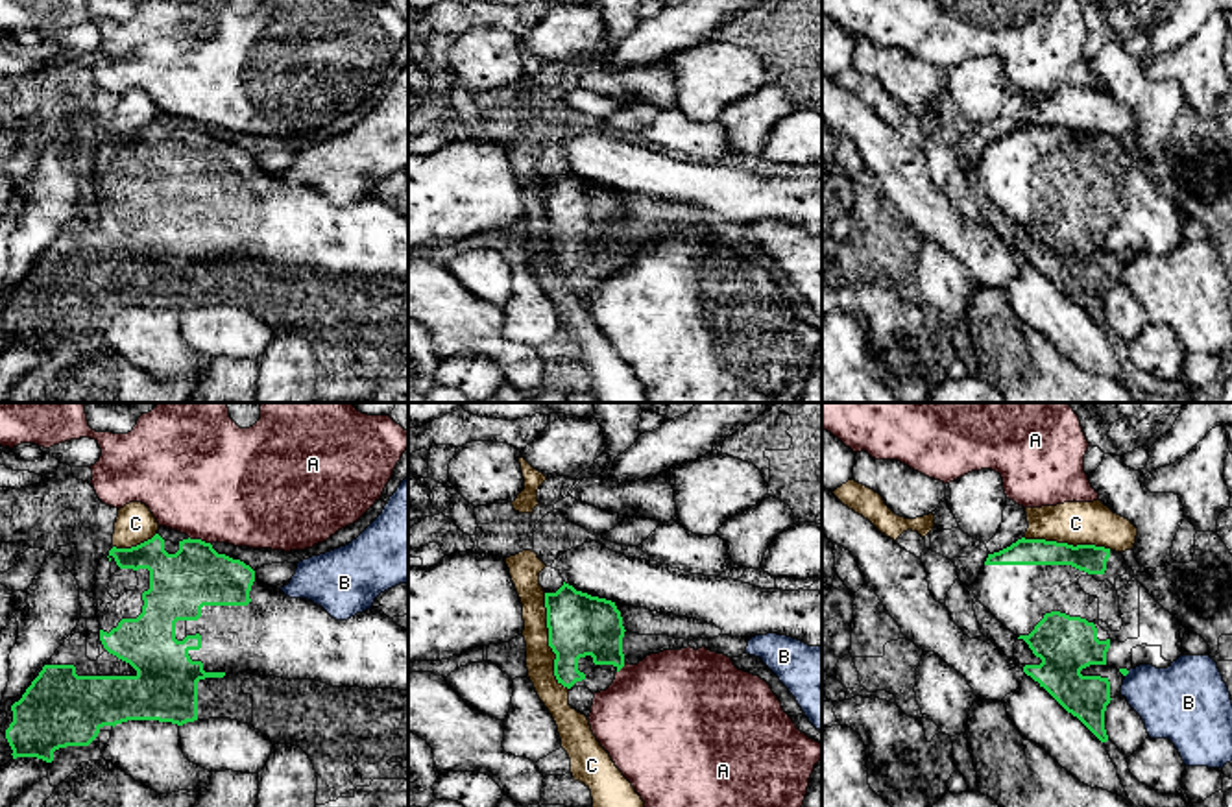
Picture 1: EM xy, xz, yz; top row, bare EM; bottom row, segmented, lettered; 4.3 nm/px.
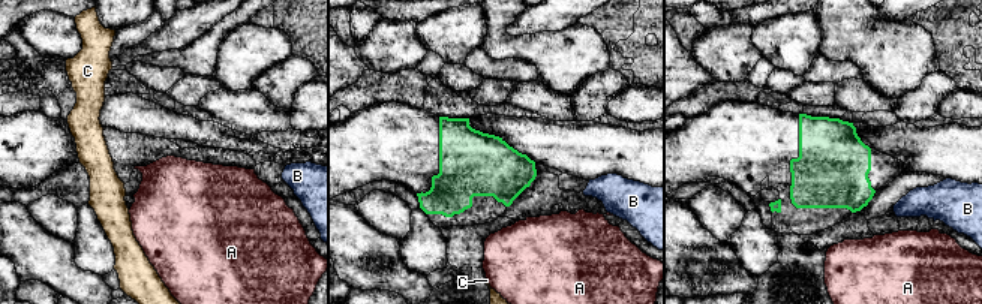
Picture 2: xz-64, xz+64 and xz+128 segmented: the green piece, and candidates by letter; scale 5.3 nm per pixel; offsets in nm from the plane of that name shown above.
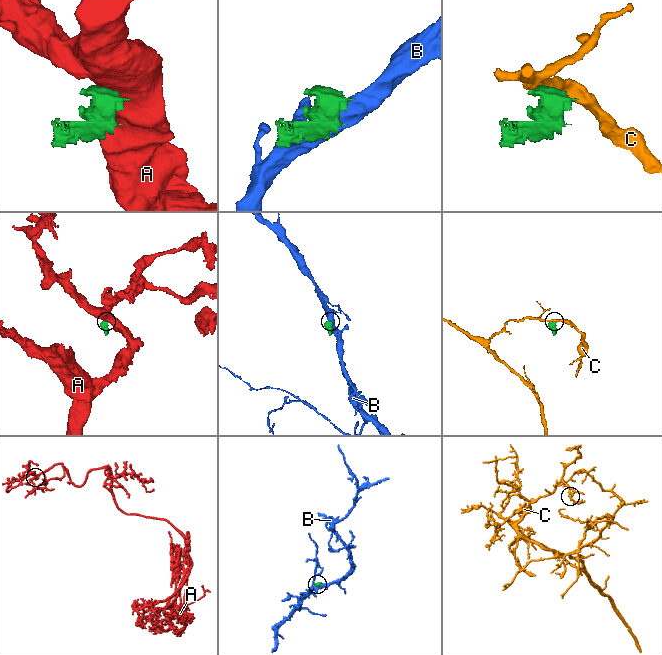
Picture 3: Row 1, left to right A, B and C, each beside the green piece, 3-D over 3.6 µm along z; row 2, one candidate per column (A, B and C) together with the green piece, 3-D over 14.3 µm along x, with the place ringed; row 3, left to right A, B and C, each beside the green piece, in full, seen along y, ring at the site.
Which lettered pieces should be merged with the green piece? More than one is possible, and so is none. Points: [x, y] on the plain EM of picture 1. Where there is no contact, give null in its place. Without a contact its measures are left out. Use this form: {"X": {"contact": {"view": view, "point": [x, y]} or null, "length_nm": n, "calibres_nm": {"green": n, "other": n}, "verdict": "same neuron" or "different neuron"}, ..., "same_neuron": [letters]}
{"A": {"contact": {"view": "xy", "point": [200, 126]}, "length_nm": 100, "calibres_nm": {"green": 280, "other": 500}, "verdict": "different neuron"}, "B": {"contact": {"view": "yz", "point": [1127, 259]}, "length_nm": 40, "calibres_nm": {"green": 30, "other": 320}, "verdict": "different neuron"}, "C": {"contact": {"view": "xz", "point": [549, 228]}, "length_nm": 440, "calibres_nm": {"green": 280, "other": 130}, "verdict": "different neuron"}, "same_neuron": []}

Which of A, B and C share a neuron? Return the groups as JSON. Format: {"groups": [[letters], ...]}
{"groups": [["A"], ["B"], ["C"]]}

